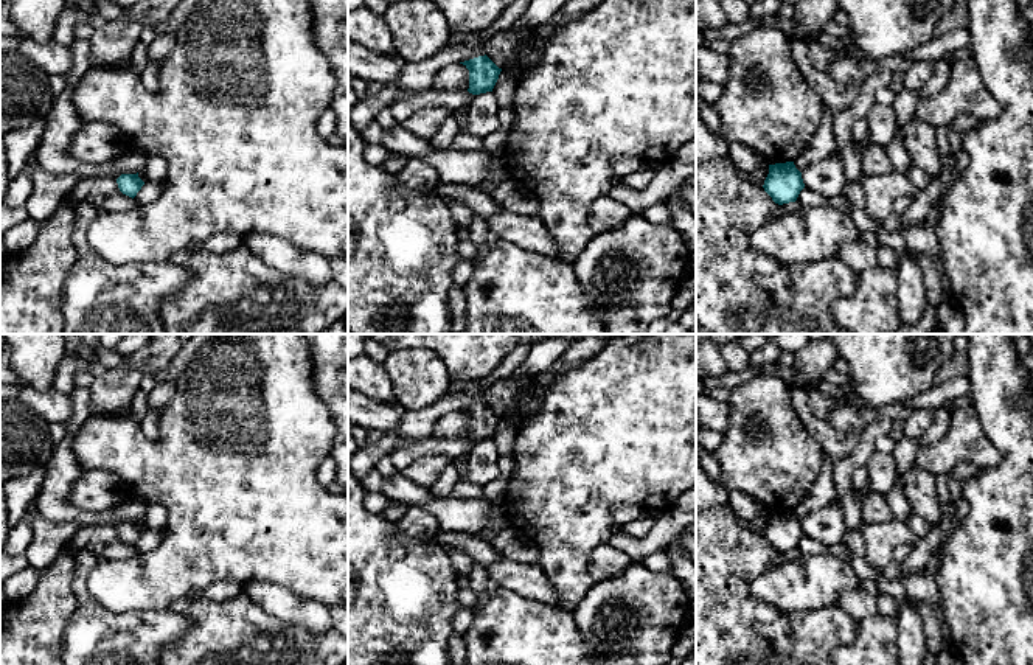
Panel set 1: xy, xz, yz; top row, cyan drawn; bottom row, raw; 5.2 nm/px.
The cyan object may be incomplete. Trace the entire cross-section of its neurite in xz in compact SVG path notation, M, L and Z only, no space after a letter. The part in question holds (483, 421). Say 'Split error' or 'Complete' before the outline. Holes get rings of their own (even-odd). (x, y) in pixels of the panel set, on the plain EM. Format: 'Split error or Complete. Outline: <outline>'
Complete. Outline: M486 402L460 412L469 418L469 441L480 443L492 440L502 416L499 416Z

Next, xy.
Complete. Outline: M138 521L137 522L121 522L117 527L117 531L118 531L120 539L132 547L137 544L137 541L144 533L144 530L138 525Z

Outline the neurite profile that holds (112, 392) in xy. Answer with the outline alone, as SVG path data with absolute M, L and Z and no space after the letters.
M154 334L129 356L126 364L98 374L90 385L90 415L123 415L132 409L141 378L168 368L172 357L193 334Z

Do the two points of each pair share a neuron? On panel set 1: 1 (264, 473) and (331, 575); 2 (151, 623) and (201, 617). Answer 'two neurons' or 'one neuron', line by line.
1: one neuron
2: two neurons

